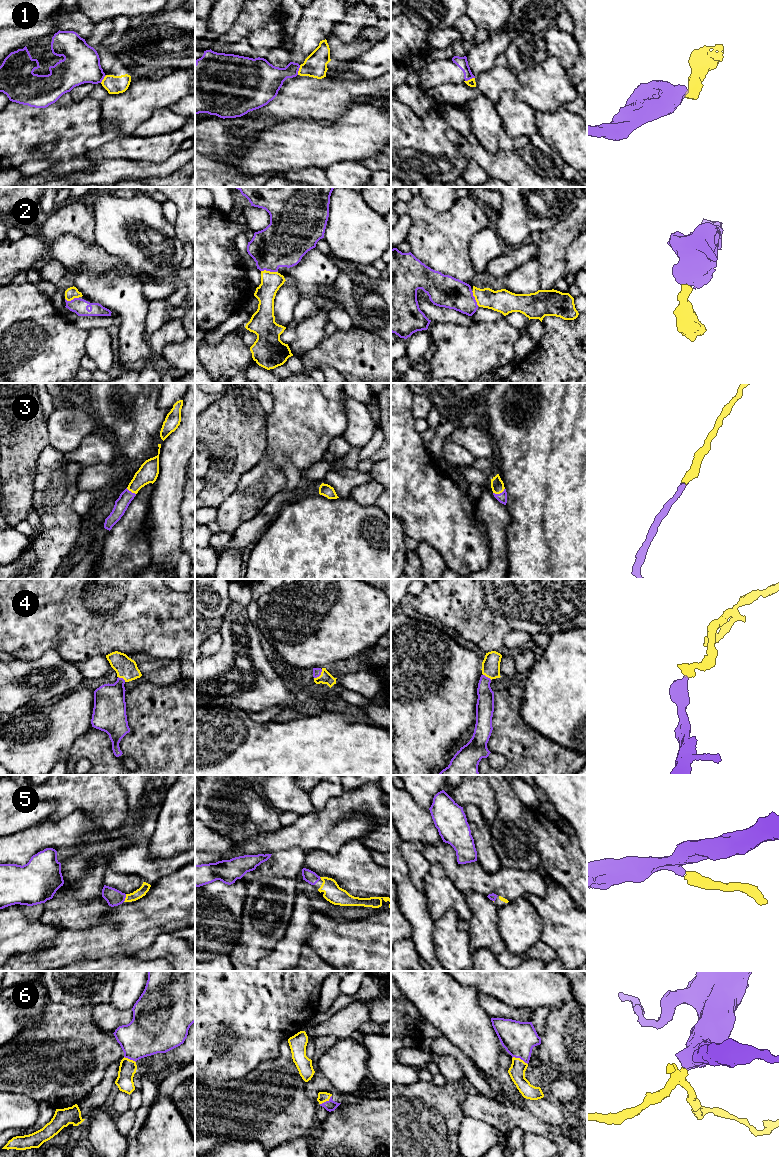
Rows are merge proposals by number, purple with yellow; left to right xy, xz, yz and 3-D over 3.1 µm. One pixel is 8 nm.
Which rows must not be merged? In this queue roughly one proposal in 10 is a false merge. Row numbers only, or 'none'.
1

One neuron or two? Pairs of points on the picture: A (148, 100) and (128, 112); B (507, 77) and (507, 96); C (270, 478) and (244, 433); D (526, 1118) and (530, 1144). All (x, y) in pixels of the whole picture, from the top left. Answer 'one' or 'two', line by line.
A: one
B: two
C: two
D: two

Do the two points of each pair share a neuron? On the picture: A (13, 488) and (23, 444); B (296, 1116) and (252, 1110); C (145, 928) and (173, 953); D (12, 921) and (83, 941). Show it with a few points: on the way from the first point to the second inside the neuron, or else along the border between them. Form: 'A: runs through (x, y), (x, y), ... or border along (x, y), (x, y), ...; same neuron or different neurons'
A: runs through (16, 477), (19, 455); same neuron
B: runs through (285, 1113), (278, 1110), (263, 1110); same neuron
C: border along (171, 933), (161, 933), (150, 945), (136, 951); different neurons
D: border along (62, 930), (45, 942), (41, 951); different neurons

